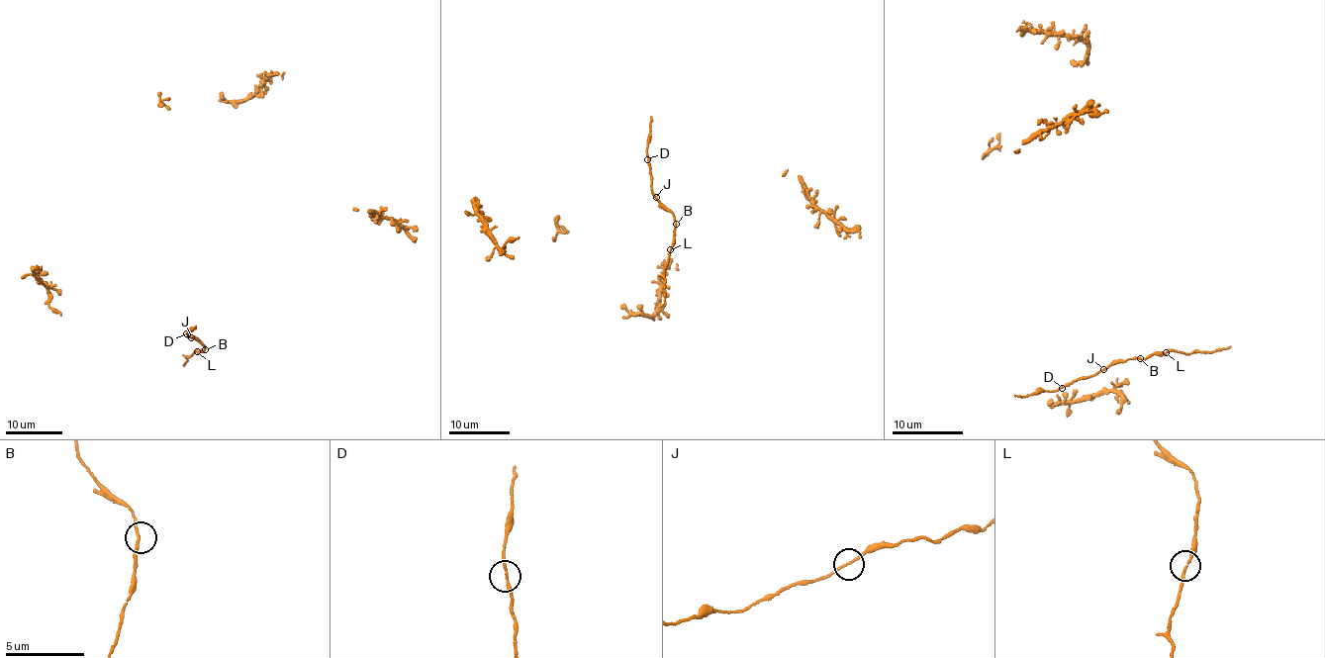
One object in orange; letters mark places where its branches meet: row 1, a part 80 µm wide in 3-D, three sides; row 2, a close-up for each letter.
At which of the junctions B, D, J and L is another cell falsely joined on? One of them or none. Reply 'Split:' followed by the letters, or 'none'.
Split: none

